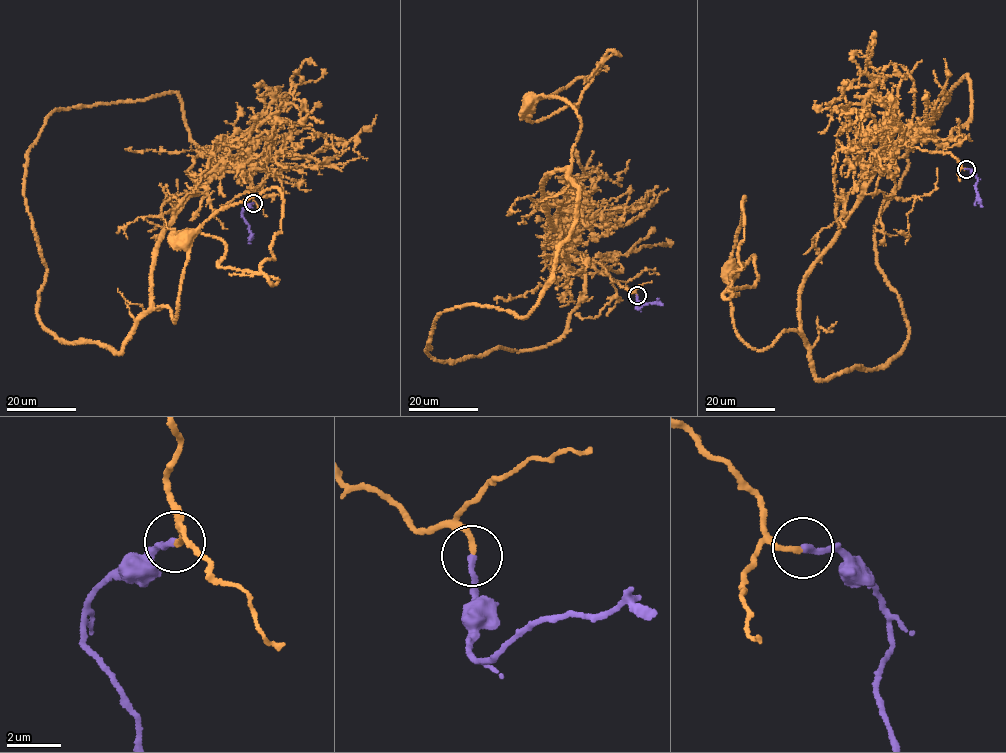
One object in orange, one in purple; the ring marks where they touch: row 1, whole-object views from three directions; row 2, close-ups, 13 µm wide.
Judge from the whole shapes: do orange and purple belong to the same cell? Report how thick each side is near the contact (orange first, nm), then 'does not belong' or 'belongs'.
180 nm thick on the orange side, 240 nm on the other; belongs

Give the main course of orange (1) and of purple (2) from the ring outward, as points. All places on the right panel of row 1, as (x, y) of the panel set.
1: (966, 169), (947, 152), (886, 150), (804, 279), (798, 332), (786, 329), (762, 350), (734, 324), (731, 273)
2: (966, 169), (974, 171), (982, 207)

